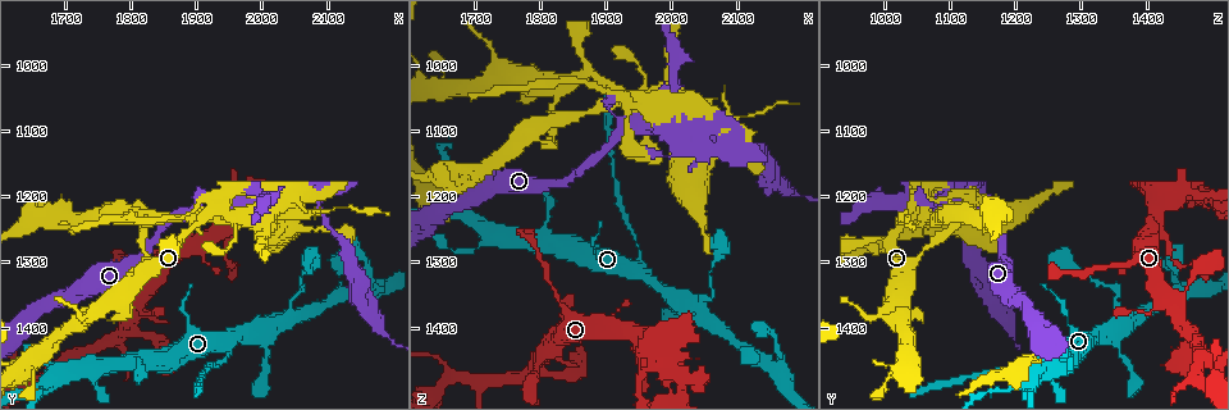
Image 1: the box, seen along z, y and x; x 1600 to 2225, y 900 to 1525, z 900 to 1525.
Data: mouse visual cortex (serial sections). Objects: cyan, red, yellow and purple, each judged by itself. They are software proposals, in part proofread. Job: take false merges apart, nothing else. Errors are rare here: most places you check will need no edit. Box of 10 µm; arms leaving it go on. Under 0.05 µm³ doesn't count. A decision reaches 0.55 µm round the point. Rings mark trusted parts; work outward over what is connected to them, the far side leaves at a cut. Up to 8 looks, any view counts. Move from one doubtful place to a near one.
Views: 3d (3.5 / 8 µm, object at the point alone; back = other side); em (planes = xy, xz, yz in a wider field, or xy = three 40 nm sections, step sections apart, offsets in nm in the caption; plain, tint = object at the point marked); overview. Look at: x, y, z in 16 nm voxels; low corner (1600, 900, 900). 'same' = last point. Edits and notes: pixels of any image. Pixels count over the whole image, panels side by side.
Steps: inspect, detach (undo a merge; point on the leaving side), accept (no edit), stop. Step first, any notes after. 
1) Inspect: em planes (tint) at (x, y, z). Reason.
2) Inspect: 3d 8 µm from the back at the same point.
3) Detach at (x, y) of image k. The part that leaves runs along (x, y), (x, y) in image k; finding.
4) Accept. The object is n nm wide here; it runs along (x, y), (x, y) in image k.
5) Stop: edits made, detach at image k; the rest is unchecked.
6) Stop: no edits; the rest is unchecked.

Inspect: 3d 8 µm at (2160, 1345, 1465). Two arms in line, one across.

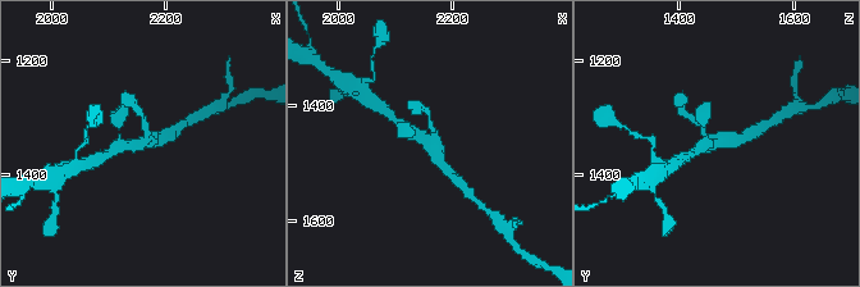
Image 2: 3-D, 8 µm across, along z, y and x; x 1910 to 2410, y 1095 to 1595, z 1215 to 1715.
Inspect: 3d 3.5 µm at the same point. Closer look.

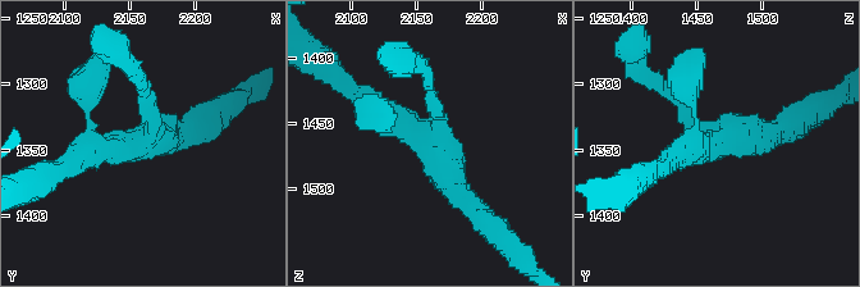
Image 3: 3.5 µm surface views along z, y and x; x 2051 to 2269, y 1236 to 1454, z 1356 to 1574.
Inspect: em xy step 2 (tint) at (2158, 1348, 1460). 3 arms meet here; the arms are 150, 350, 350 nm wide; shape alone is not enough.

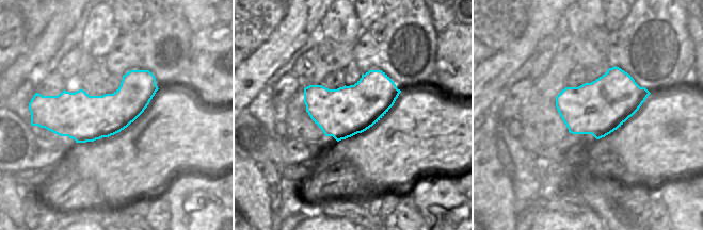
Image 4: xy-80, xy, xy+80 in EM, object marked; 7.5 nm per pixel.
Accept. It runs along (358, 95), (429, 139), (472, 206) in image 3; all the same cell.

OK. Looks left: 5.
Inspect: 3d 3.5 µm at (1820, 1290, 1185). Sudden change in width.

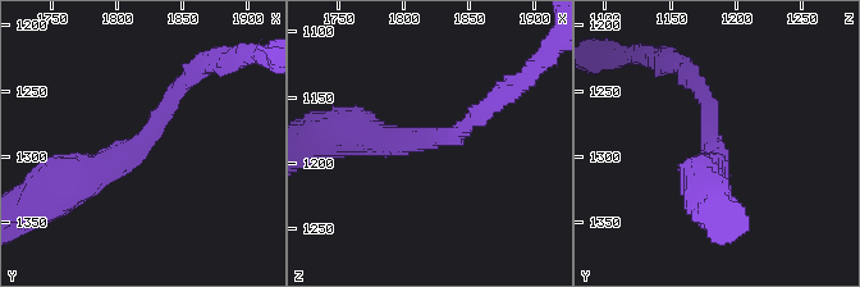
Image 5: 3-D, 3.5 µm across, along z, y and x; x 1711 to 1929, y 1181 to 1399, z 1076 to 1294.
Inspect: em xy step 1 (plain) at (1822, 1288, 1182).

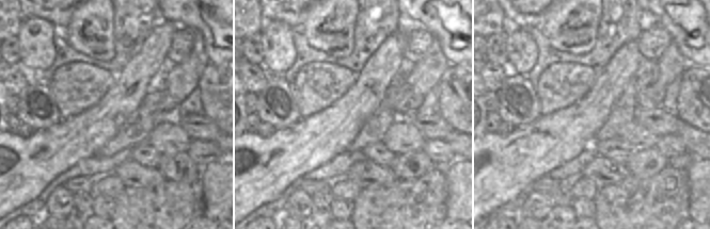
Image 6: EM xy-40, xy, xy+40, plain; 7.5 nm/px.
Inspect: em xy step 1 (tint) at the same point. Where the object lies.

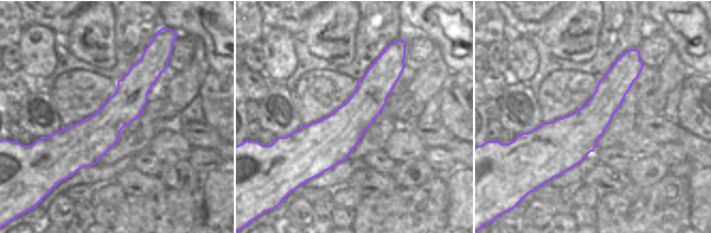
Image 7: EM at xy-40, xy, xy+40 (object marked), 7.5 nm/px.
Accept. The arms are 200, 400 nm wide; it runs along (161, 67), (80, 145), (50, 146) in image 7; one cell here.

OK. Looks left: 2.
Inspect: em planes (tint) at (1760, 1365, 1025). Sudden change in width.

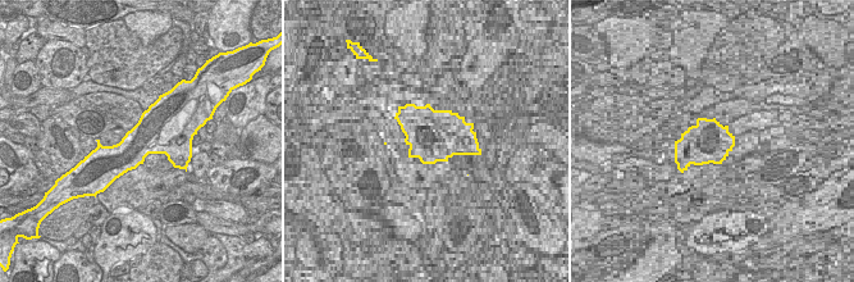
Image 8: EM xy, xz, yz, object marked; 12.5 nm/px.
Inspect: 3d 3.5 µm at the same point.

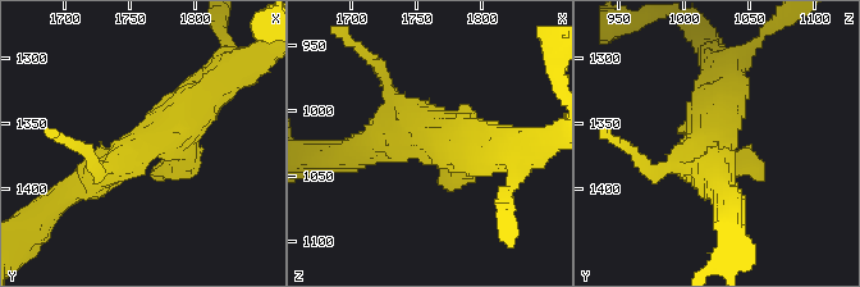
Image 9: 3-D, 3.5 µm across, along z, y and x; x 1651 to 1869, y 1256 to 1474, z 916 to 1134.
Accept. It runs along (214, 86), (172, 130), (77, 188) in image 9; all the same cell.

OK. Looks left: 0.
Stop: no edits; the rest is unchecked.

